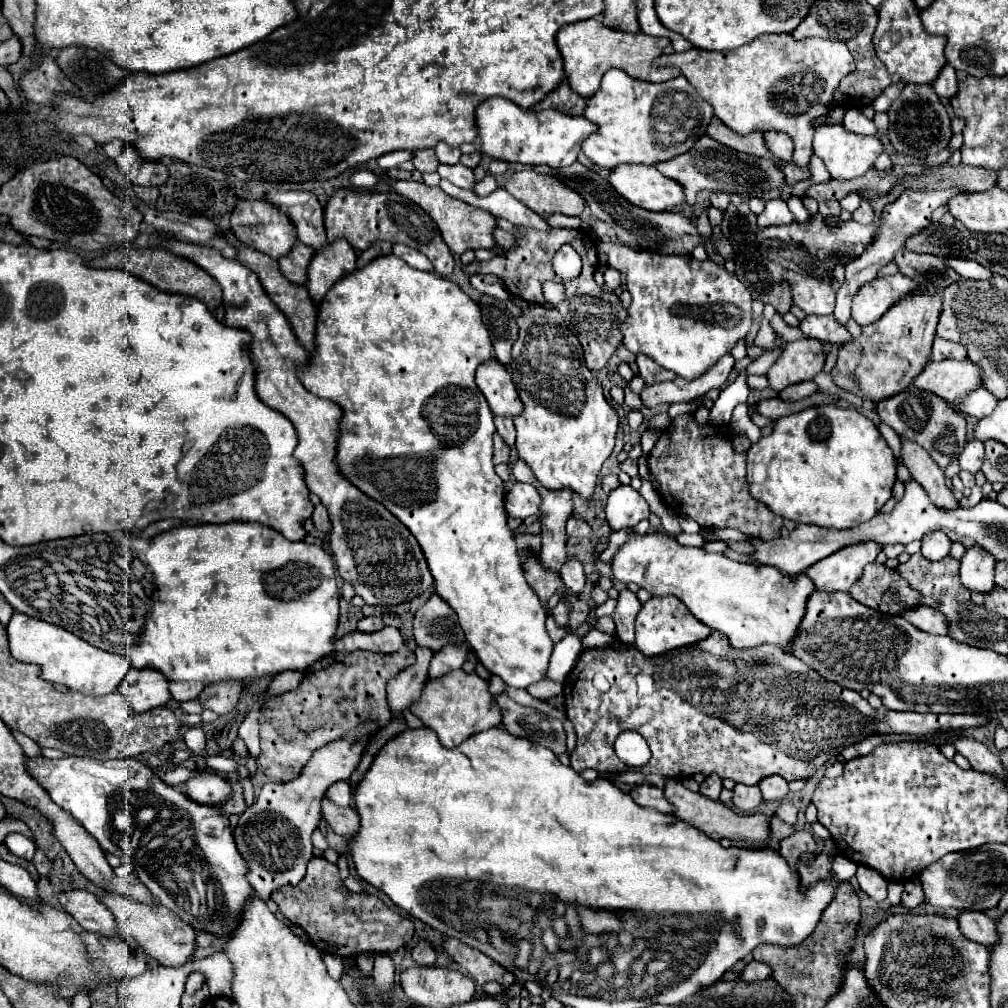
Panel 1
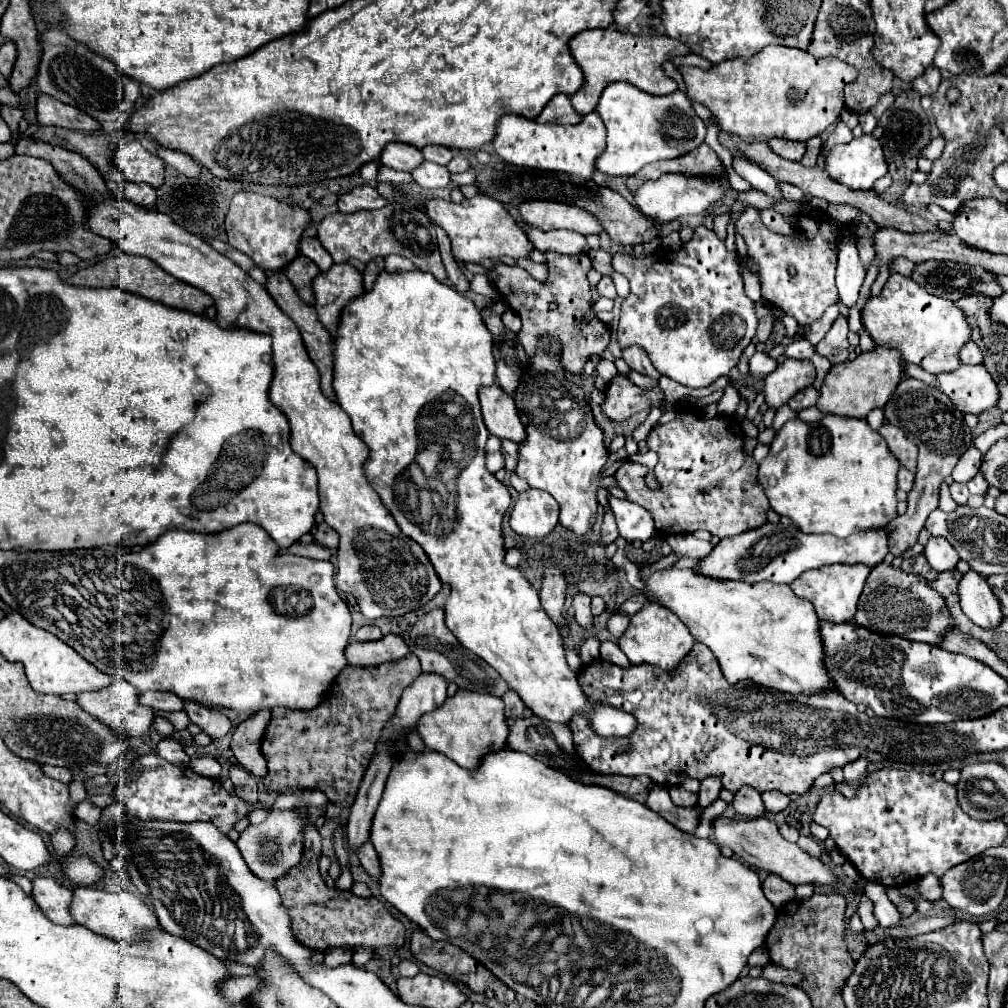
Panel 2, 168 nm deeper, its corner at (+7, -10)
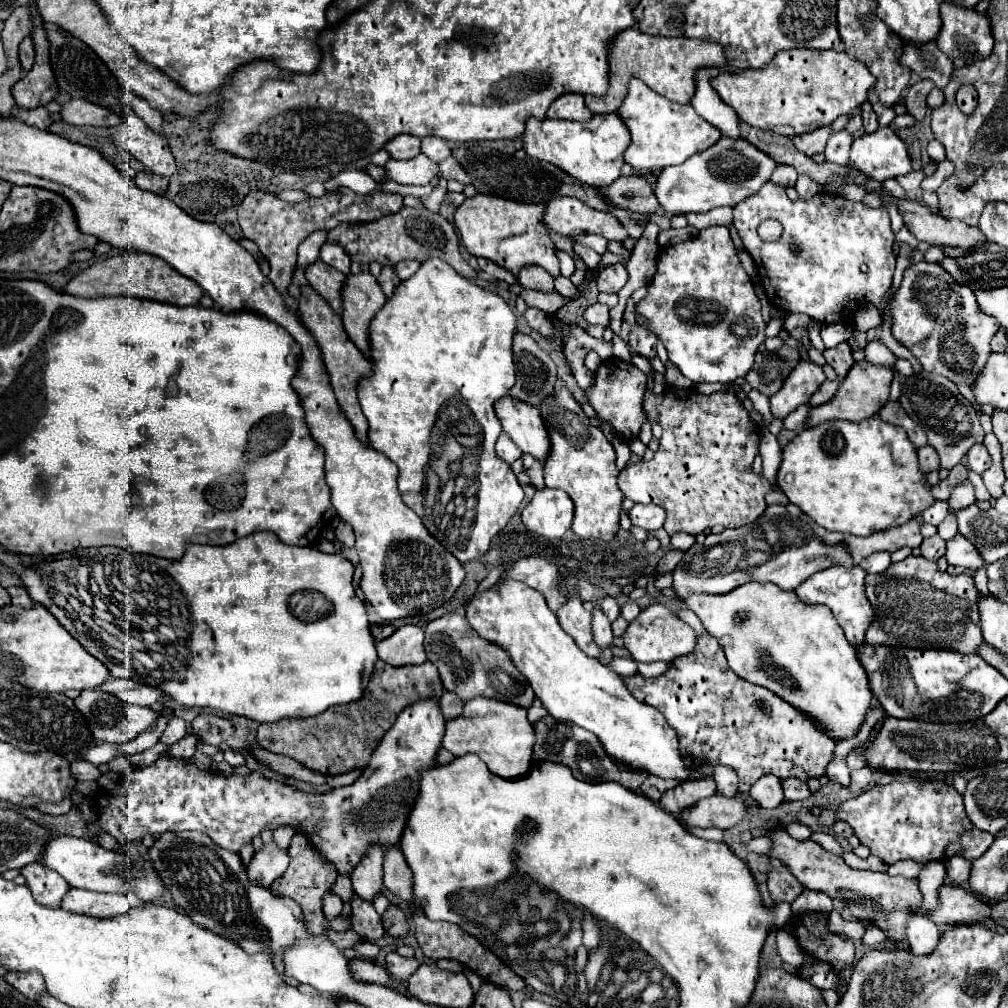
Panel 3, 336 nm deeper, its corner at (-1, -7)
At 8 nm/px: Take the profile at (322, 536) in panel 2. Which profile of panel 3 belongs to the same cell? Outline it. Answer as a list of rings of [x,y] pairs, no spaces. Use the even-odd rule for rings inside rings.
[[[343,521],[337,525],[337,529],[335,529],[335,537],[345,545],[345,547],[353,547],[353,543],[355,543],[355,535],[353,535],[353,529],[351,529],[351,525],[345,525]]]

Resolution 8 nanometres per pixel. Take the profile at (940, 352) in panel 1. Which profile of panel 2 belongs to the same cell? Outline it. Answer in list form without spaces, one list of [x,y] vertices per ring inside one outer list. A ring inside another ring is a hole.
[[[969,342],[961,350],[961,360],[963,364],[979,364],[983,362],[983,350],[975,342]]]

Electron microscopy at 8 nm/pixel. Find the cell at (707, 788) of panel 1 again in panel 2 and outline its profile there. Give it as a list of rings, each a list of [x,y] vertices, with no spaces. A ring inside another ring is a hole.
[[[709,776],[701,782],[701,790],[699,790],[699,806],[701,808],[707,808],[709,804],[713,804],[717,798],[719,798],[719,792],[721,792],[721,778],[717,776]]]

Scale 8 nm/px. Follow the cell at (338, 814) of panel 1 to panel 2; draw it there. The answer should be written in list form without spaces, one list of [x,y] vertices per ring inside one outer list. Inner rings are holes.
[[[367,842],[361,850],[359,850],[359,862],[361,866],[367,870],[367,874],[377,882],[381,878],[381,866],[379,866],[379,856],[377,856],[377,850],[373,848],[371,842]]]

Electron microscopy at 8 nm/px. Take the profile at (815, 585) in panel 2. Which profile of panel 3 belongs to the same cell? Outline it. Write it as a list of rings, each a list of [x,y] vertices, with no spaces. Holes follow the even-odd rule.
[[[853,565],[853,567],[831,567],[831,569],[825,569],[825,571],[819,571],[819,573],[813,573],[807,581],[803,581],[799,587],[797,587],[797,595],[803,603],[823,603],[827,605],[837,623],[841,625],[841,629],[845,631],[845,637],[851,645],[859,645],[863,639],[865,639],[865,631],[869,627],[869,623],[873,621],[873,609],[871,609],[871,603],[865,595],[865,571],[859,567],[859,565]],[[839,577],[847,577],[847,583],[841,585],[837,583]]]

